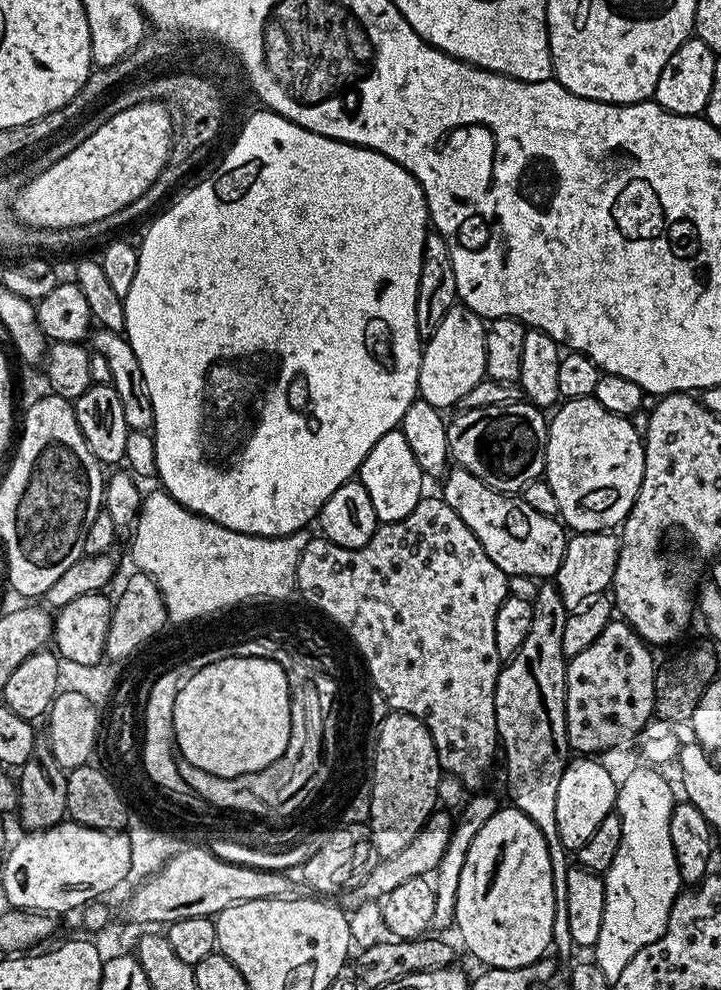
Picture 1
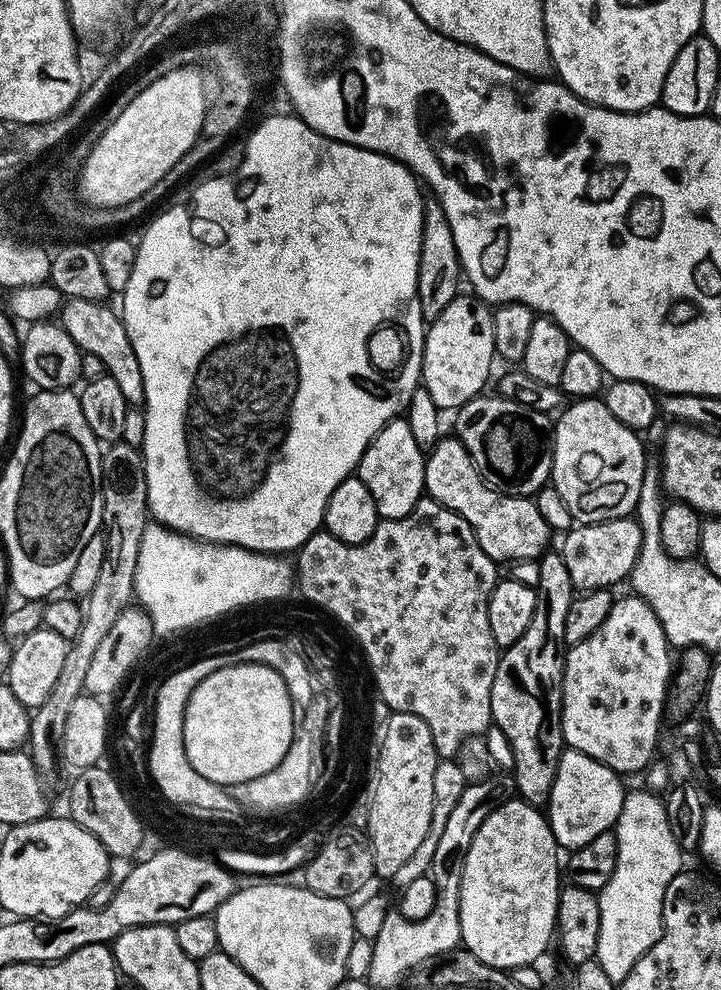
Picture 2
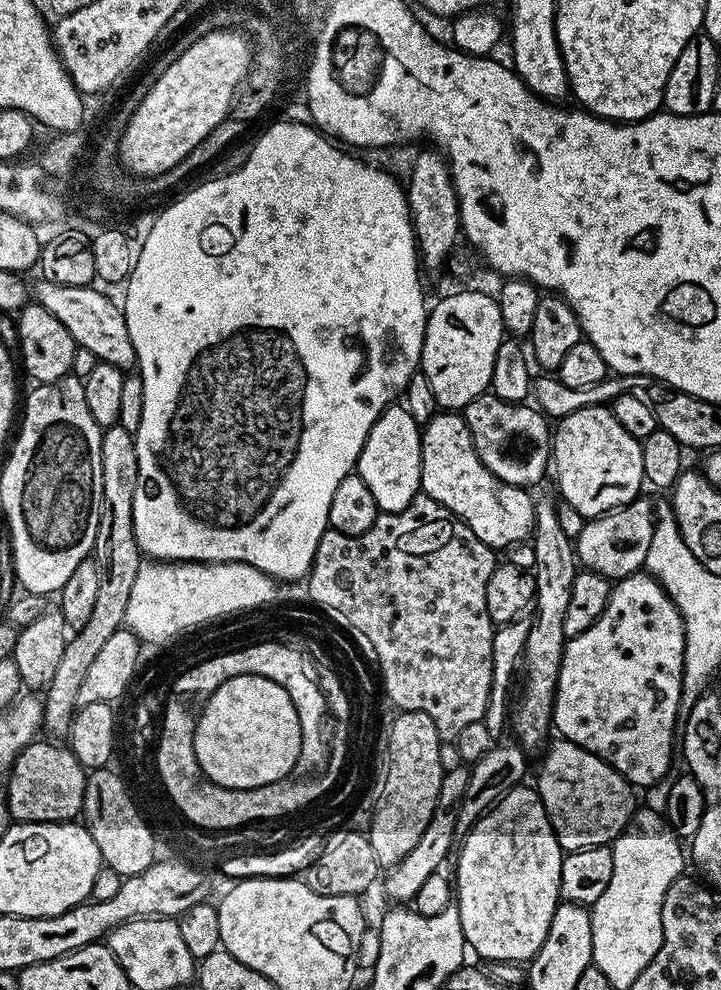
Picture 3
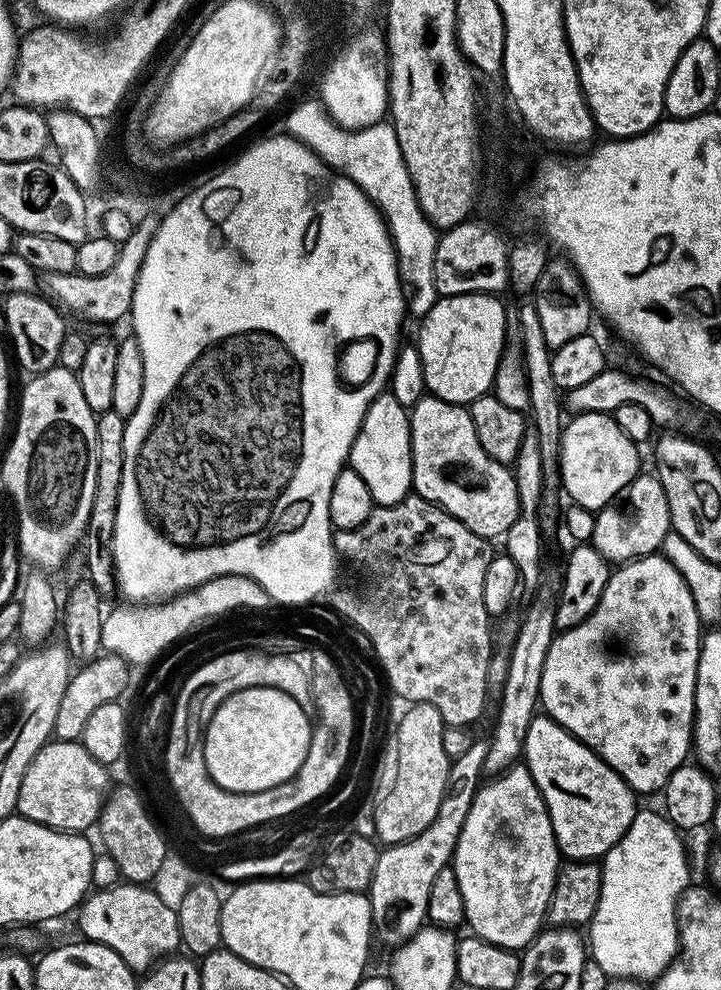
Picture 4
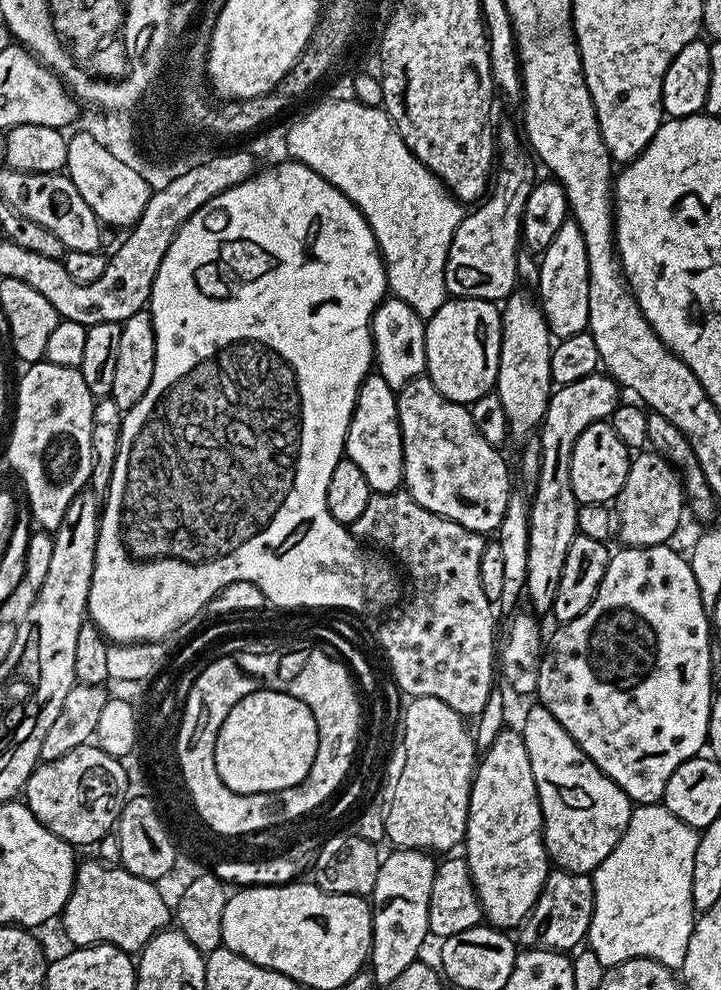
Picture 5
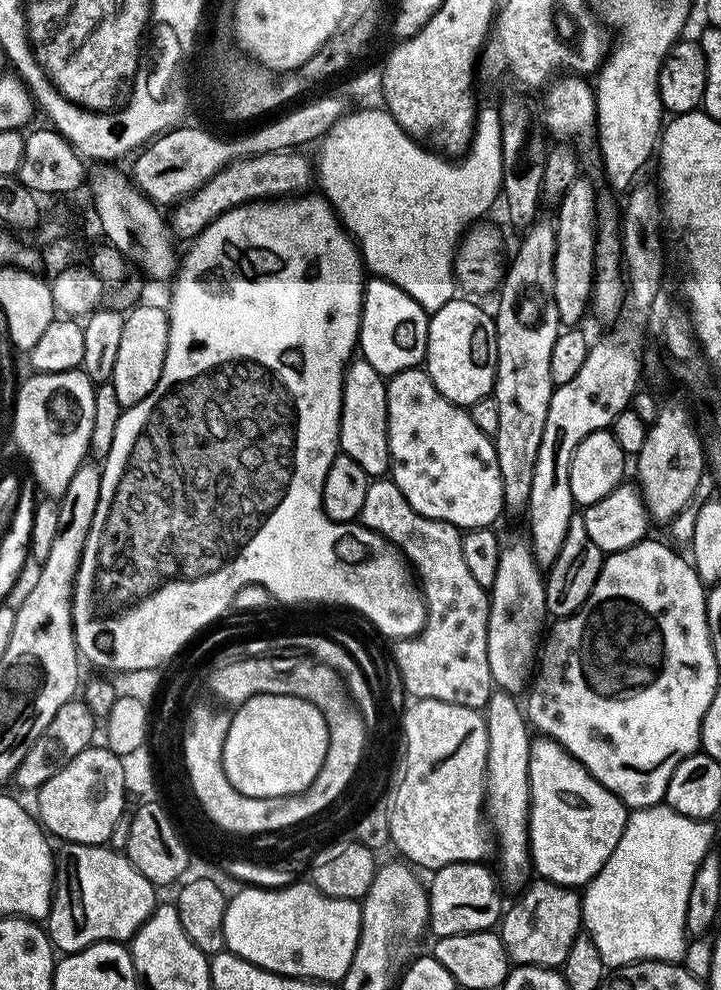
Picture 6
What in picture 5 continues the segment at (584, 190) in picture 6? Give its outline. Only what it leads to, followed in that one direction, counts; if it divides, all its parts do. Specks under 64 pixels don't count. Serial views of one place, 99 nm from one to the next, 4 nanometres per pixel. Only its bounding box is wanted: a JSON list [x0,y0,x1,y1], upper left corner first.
[538,218,590,341]

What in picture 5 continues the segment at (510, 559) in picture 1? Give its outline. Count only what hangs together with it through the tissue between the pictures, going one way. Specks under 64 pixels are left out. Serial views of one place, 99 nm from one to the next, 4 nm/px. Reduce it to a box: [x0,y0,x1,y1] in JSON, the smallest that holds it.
[396,375,514,533]

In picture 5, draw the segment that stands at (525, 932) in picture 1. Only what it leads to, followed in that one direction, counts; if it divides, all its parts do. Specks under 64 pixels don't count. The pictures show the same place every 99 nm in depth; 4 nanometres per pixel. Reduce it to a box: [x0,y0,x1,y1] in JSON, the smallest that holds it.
[462,726,550,930]

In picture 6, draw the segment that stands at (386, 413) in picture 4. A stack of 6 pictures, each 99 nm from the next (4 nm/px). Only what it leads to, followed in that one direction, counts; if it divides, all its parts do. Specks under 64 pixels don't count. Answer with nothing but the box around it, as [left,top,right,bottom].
[340,358,390,478]

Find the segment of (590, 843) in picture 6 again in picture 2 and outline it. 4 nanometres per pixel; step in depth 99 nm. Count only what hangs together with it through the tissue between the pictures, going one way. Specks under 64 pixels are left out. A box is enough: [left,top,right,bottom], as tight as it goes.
[546,750,626,849]

